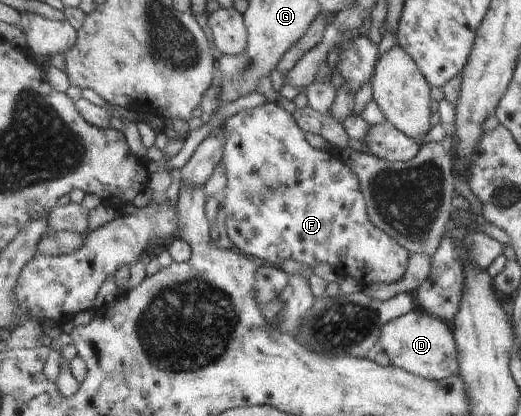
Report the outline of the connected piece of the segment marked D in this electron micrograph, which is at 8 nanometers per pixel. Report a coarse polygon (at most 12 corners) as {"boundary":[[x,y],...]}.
{"boundary":[[425,312],[382,326],[377,353],[437,381],[460,377],[454,330]]}

